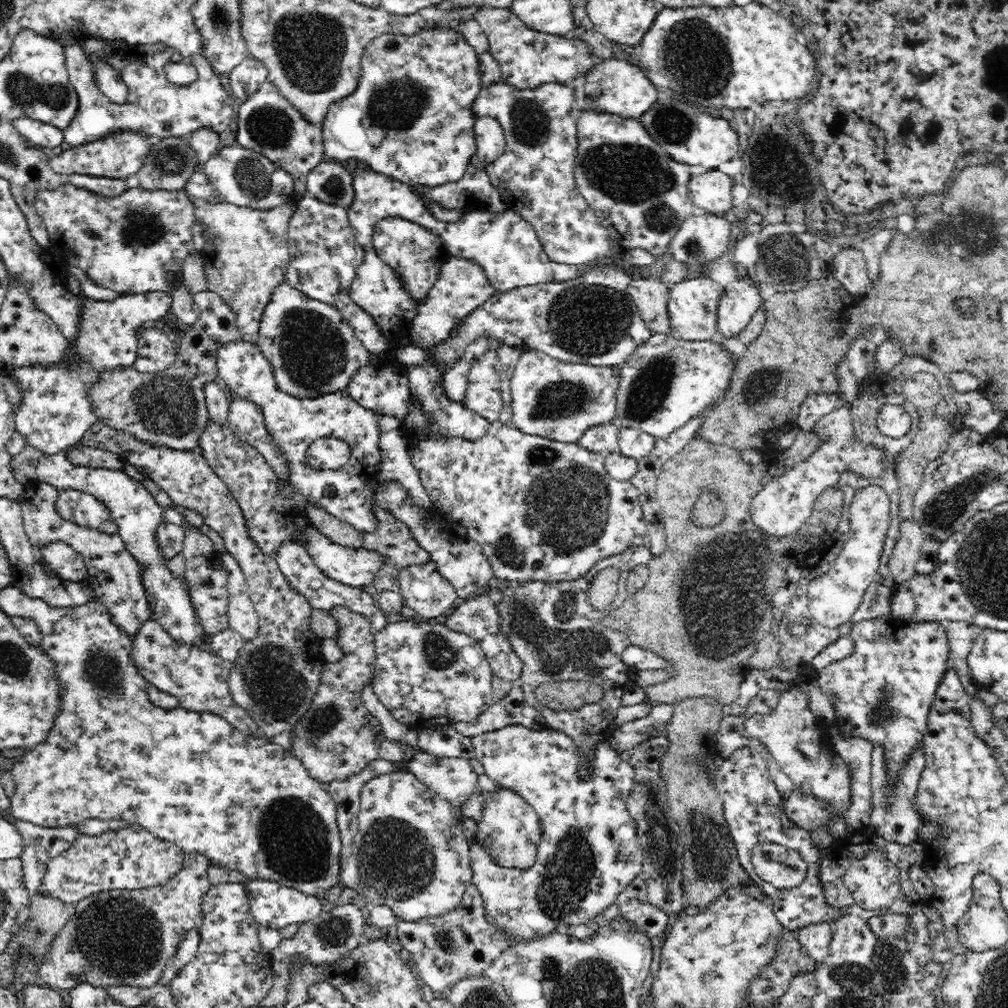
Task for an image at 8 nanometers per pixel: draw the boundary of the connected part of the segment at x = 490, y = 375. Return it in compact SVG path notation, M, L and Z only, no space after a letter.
M488 350L481 358L472 361L462 398L466 408L480 413L490 422L499 420L502 406L501 367L499 355L494 350Z

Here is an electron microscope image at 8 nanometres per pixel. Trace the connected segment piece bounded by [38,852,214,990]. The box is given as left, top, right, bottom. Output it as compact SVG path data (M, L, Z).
M197 852L187 853L183 866L177 876L164 884L145 889L97 892L73 904L73 915L41 956L38 974L43 984L54 990L70 990L82 981L106 988L110 985L149 987L156 984L166 961L177 951L182 936L188 930L202 926L202 900L213 886L207 872L214 863L208 856Z

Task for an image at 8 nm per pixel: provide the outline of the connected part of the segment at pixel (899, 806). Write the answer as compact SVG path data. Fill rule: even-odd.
M882 743L874 745L871 754L870 771L870 801L872 801L872 812L870 812L870 827L875 829L884 839L890 842L902 844L916 843L919 836L918 830L922 828L920 818L915 810L915 797L917 784L921 772L926 768L926 757L924 757L923 743L916 743L901 765L893 772L888 771L888 757Z

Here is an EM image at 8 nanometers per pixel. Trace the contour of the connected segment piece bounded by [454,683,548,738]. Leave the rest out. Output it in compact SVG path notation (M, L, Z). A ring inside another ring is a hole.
M520 683L513 684L504 698L496 699L476 720L455 724L454 728L462 735L472 738L483 732L512 725L524 726L535 731L544 731L548 728L540 711L525 701L524 689Z

